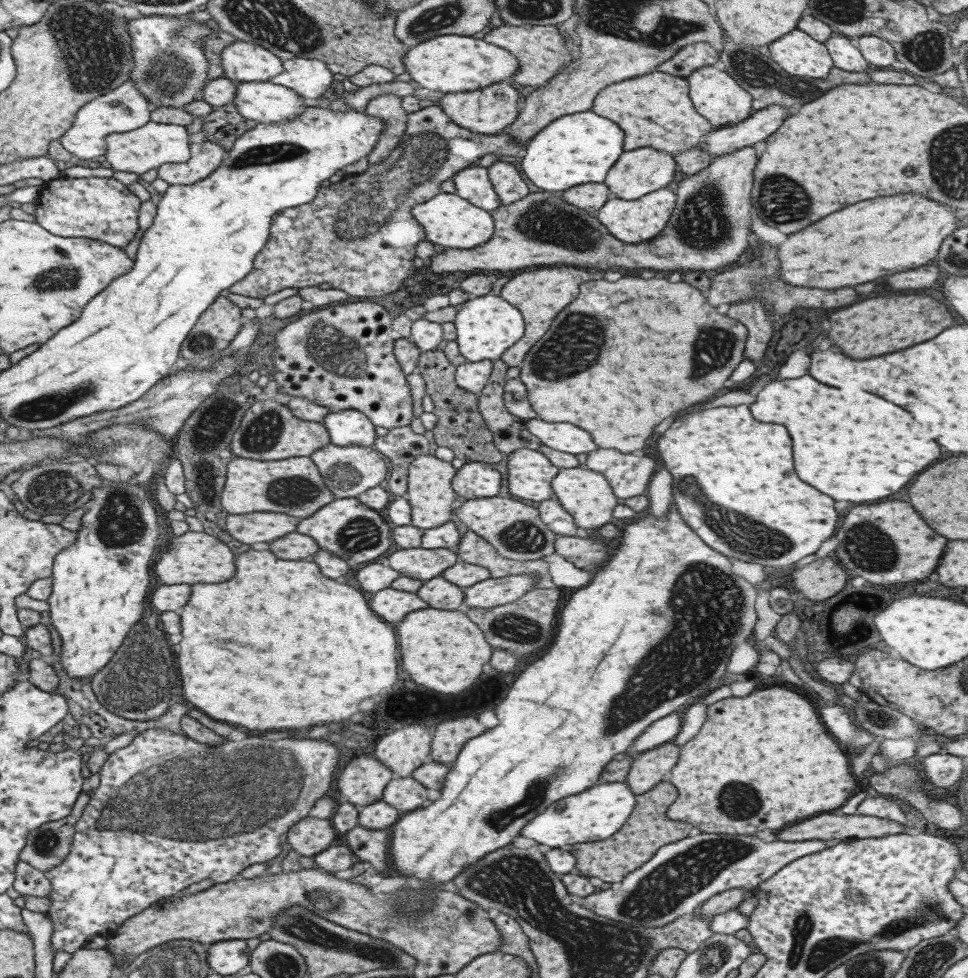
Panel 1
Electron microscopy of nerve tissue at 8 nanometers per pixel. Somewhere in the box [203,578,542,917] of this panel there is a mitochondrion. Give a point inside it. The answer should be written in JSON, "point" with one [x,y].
{"point":[319,898]}

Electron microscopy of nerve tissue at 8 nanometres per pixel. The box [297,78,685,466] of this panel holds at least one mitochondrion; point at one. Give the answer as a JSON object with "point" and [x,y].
{"point":[376,204]}

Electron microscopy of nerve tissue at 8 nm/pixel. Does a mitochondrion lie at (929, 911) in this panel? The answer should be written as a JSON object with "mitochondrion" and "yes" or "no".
{"mitochondrion":"yes"}

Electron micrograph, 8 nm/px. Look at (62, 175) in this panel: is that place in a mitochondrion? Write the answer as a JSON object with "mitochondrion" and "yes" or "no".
{"mitochondrion":"no"}

